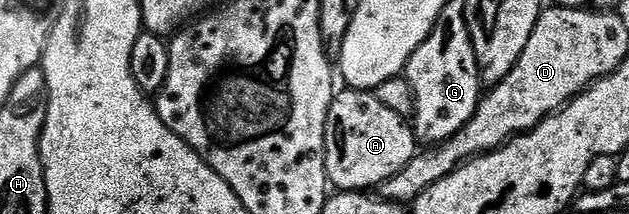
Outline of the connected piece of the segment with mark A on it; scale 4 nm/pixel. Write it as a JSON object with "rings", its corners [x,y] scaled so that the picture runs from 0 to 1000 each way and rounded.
{"rings":[[[558,411],[542,425],[542,439],[539,425],[529,453],[515,603],[515,743],[521,846],[541,897],[585,897],[604,874],[614,841],[620,841],[620,822],[626,822],[626,804],[639,804],[639,785],[652,766],[652,748],[665,715],[661,617],[644,537],[620,523],[620,505],[610,500],[596,435]]]}

